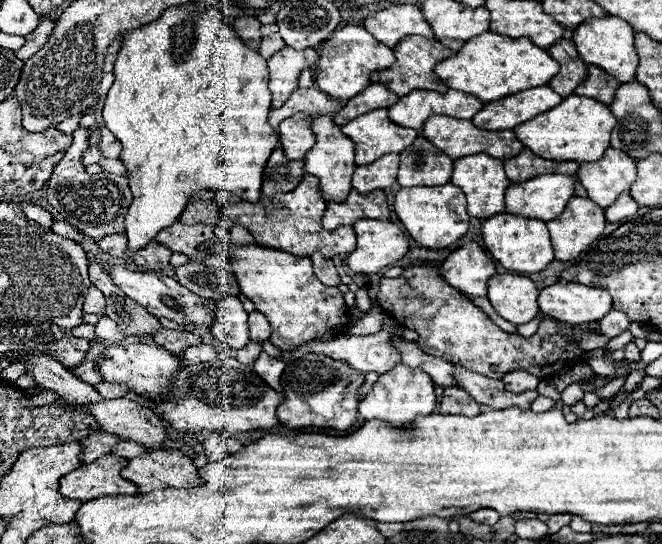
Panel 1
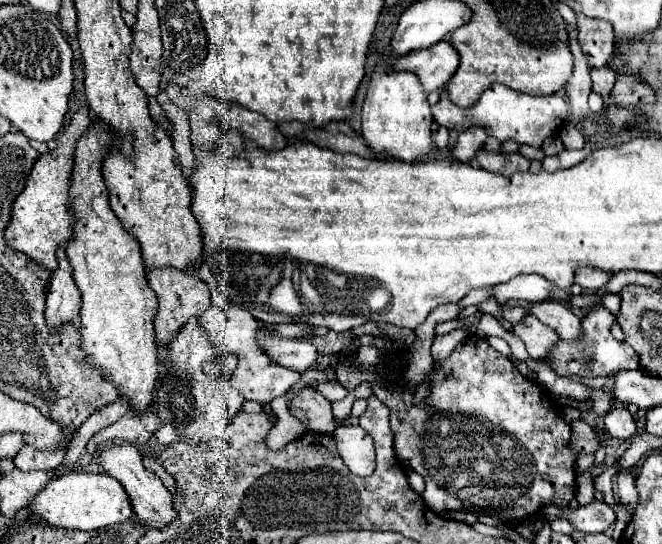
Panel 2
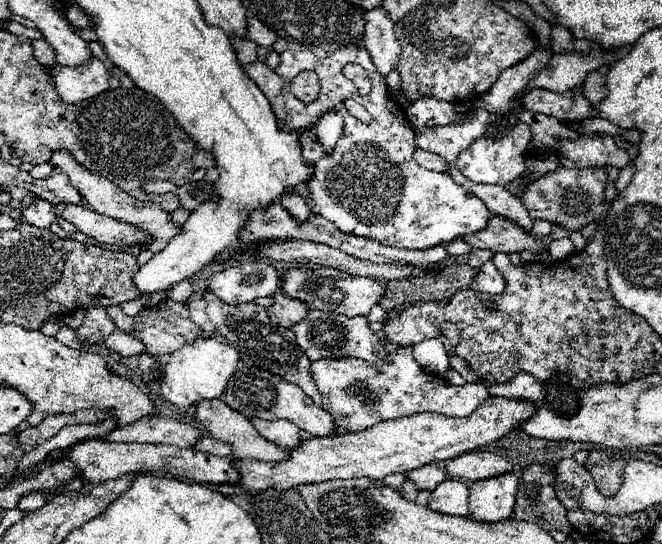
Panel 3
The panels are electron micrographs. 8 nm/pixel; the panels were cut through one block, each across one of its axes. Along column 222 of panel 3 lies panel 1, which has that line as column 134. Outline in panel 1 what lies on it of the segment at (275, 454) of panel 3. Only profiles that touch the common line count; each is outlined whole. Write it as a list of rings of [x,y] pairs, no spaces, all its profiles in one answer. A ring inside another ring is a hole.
[[[104,400],[98,404],[84,406],[96,416],[100,430],[116,434],[122,440],[134,440],[148,452],[160,450],[166,442],[166,430],[160,416],[132,400]]]

